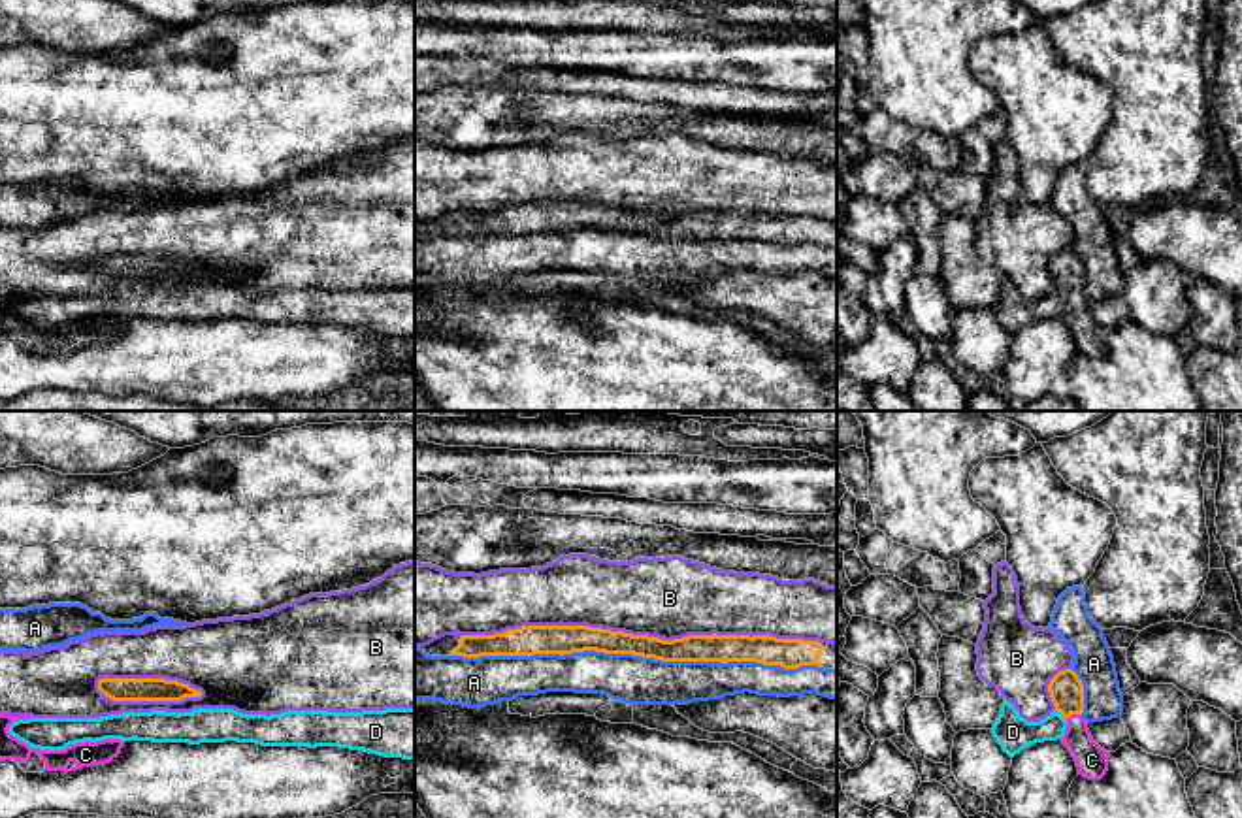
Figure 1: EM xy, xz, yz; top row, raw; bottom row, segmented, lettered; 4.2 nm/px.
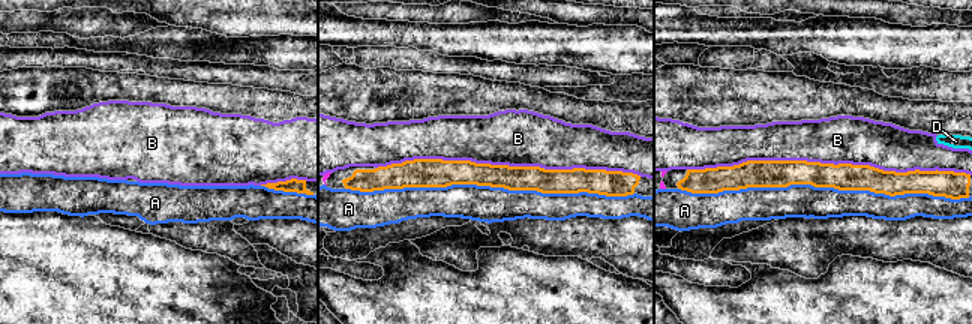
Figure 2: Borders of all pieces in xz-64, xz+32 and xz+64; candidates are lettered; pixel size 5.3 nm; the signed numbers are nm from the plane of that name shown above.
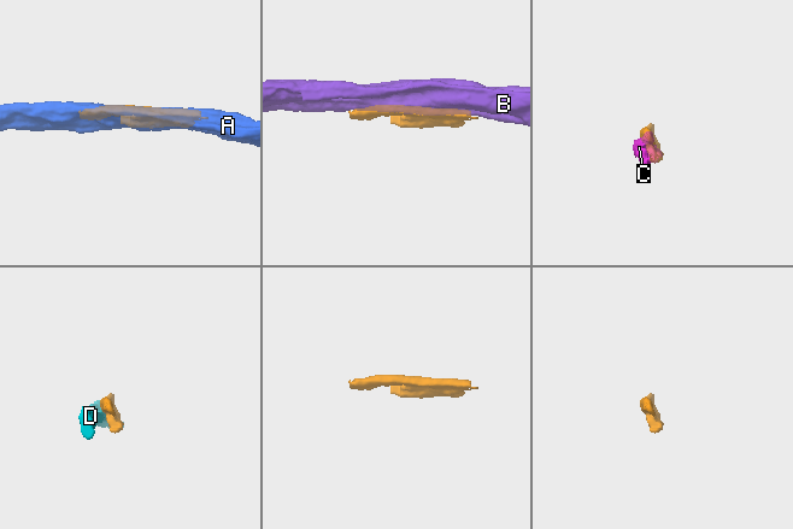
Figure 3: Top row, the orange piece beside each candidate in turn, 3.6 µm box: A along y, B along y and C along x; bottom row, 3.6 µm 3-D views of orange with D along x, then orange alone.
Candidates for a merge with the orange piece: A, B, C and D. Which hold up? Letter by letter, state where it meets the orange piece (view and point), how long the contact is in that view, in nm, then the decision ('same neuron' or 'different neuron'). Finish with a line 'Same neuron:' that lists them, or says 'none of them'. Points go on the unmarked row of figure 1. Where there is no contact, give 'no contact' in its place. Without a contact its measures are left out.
A: xz (637, 232) | 1550 nm | different neuron
B: xz (643, 213) | 1550 nm | different neuron
C: yz (1073, 291) | 70 nm | same neuron
D: yz (1062, 293) | 60 nm | different neuron
Same neuron: C

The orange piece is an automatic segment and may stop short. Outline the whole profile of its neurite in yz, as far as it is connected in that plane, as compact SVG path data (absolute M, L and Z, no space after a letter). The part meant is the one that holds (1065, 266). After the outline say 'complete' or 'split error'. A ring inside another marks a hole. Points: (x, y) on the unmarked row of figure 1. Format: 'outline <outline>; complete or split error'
outline M1072 247L1059 249L1048 262L1055 288L1067 298L1063 322L1072 332L1078 352L1101 358L1108 349L1110 330L1101 326L1089 307L1084 290L1084 262Z; split error

